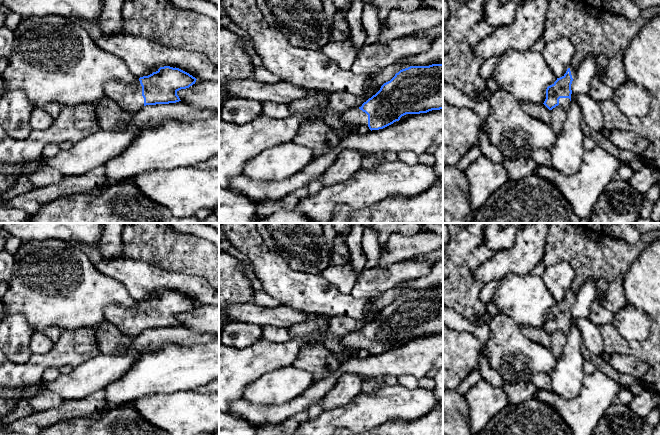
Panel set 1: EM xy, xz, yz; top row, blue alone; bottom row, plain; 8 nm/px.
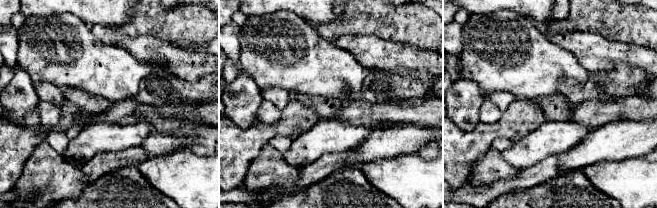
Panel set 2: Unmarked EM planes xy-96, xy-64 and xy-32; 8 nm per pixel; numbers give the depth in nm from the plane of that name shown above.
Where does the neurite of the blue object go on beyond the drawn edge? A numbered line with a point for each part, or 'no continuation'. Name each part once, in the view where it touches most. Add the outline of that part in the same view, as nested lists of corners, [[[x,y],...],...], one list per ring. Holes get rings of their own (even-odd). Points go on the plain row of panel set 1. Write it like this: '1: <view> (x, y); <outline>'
1: xy (129, 320); [[[139,302],[133,307],[108,305],[105,309],[106,321],[116,325],[123,333],[137,336],[144,331],[142,310]]]

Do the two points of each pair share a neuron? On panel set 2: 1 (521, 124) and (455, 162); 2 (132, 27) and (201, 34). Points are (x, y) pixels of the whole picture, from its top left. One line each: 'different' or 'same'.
1: same
2: same

